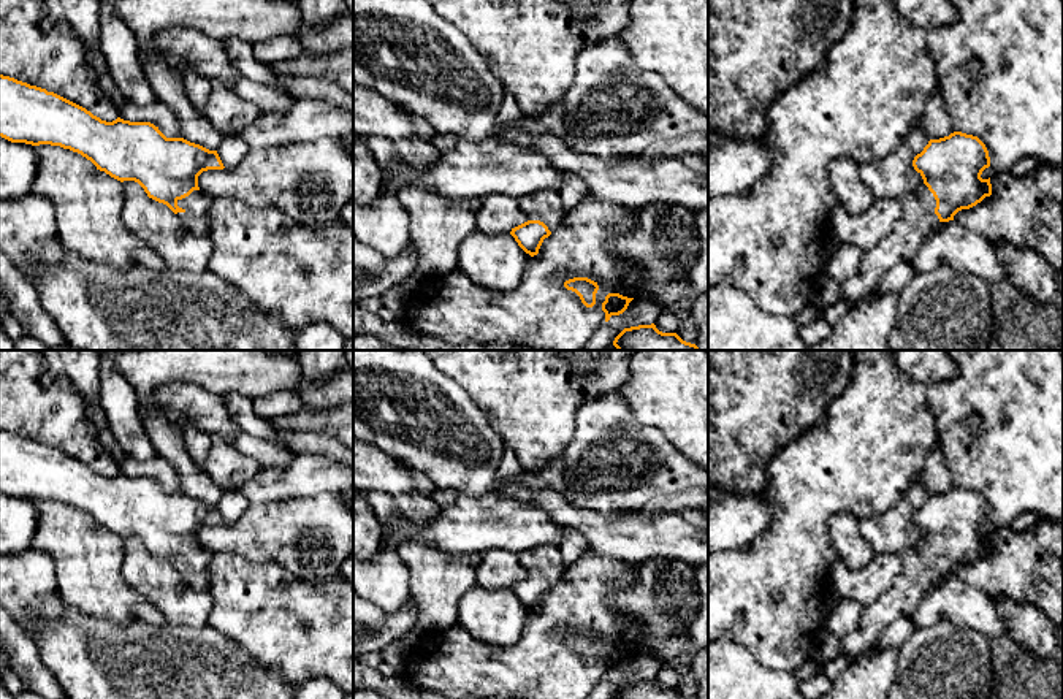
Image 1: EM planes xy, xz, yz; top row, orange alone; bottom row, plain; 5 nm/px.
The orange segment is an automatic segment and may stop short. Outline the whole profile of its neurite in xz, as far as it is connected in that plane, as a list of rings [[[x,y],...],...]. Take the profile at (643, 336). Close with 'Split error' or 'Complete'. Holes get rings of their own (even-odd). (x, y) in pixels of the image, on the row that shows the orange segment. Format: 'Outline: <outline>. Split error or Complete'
Outline: [[[651,325],[624,328],[613,341],[618,350],[700,350],[676,333],[662,333]]]. Complete

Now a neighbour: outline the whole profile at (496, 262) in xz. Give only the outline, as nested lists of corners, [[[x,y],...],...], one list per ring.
[[[469,235],[458,249],[458,269],[474,284],[509,292],[520,285],[531,255],[512,235]]]

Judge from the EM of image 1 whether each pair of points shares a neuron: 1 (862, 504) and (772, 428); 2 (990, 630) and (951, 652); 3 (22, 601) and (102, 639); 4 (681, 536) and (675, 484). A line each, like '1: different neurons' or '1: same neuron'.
1: different neurons
2: different neurons
3: different neurons
4: different neurons

